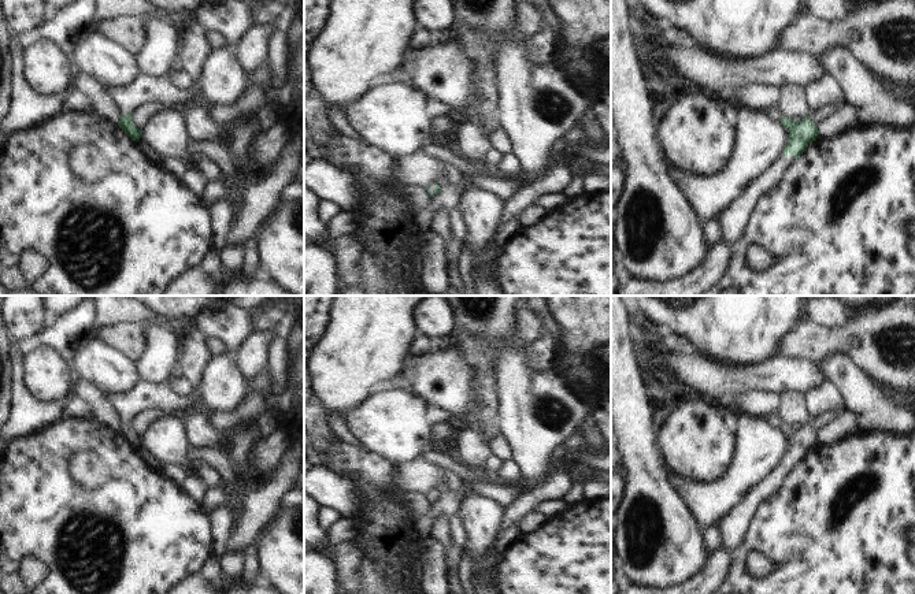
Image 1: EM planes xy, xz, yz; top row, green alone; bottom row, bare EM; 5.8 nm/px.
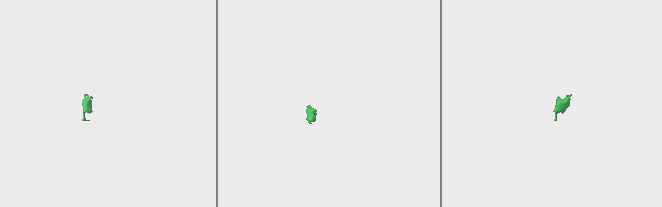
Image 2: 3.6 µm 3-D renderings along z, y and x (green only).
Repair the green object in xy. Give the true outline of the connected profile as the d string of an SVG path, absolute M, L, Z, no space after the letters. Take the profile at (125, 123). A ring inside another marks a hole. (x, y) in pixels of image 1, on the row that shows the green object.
M138 74L125 88L108 88L108 94L121 111L119 127L133 141L140 141L141 129L131 120L131 111L145 101L156 101L167 107L185 105L192 100L201 101L200 86L193 83L188 90L177 89L168 78L152 78Z

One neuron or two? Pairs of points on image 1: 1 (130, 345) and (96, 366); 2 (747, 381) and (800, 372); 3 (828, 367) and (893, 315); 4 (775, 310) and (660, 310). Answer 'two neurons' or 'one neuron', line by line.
1: two neurons
2: one neuron
3: two neurons
4: one neuron

